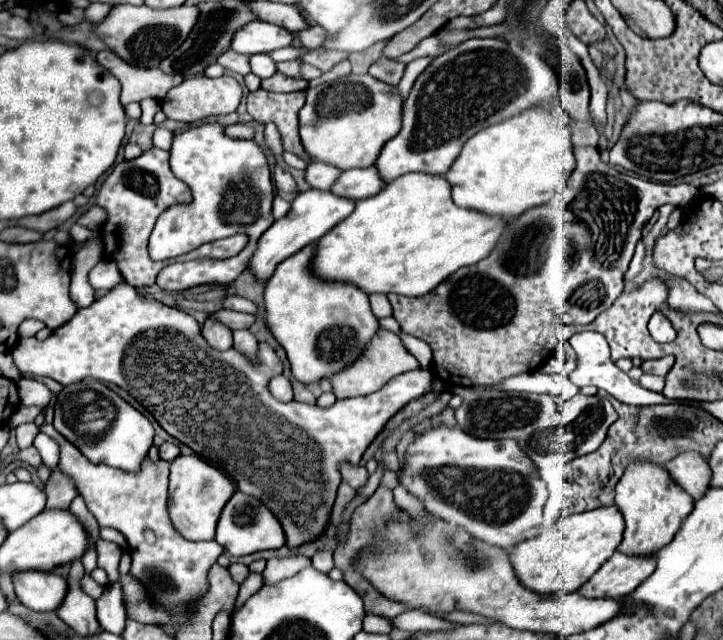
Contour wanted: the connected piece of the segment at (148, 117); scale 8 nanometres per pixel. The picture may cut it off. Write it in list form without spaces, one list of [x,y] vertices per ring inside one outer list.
[[[156,101],[156,103],[140,103],[140,105],[142,105],[142,117],[140,117],[140,121],[144,125],[150,125],[152,119],[154,119],[154,115],[160,111],[160,101]]]

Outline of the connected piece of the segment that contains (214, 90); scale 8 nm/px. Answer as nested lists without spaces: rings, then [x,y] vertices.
[[[200,75],[200,77],[186,79],[180,85],[172,87],[162,101],[162,111],[168,119],[182,121],[182,123],[194,123],[194,121],[200,121],[212,115],[224,115],[224,113],[236,111],[236,107],[240,105],[240,99],[242,99],[242,87],[234,77],[222,75],[218,79],[208,79]]]

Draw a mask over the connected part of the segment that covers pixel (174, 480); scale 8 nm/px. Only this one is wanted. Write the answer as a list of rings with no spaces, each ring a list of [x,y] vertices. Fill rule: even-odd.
[[[196,453],[176,457],[170,467],[168,487],[168,515],[172,525],[188,541],[212,541],[220,511],[234,491],[234,481],[226,473],[222,473],[222,469],[210,465]]]

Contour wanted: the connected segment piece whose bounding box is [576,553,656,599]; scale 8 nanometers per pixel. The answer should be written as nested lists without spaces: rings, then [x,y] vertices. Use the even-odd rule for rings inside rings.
[[[614,553],[598,571],[592,581],[576,593],[584,597],[620,599],[632,593],[656,567],[656,557],[628,557]]]

